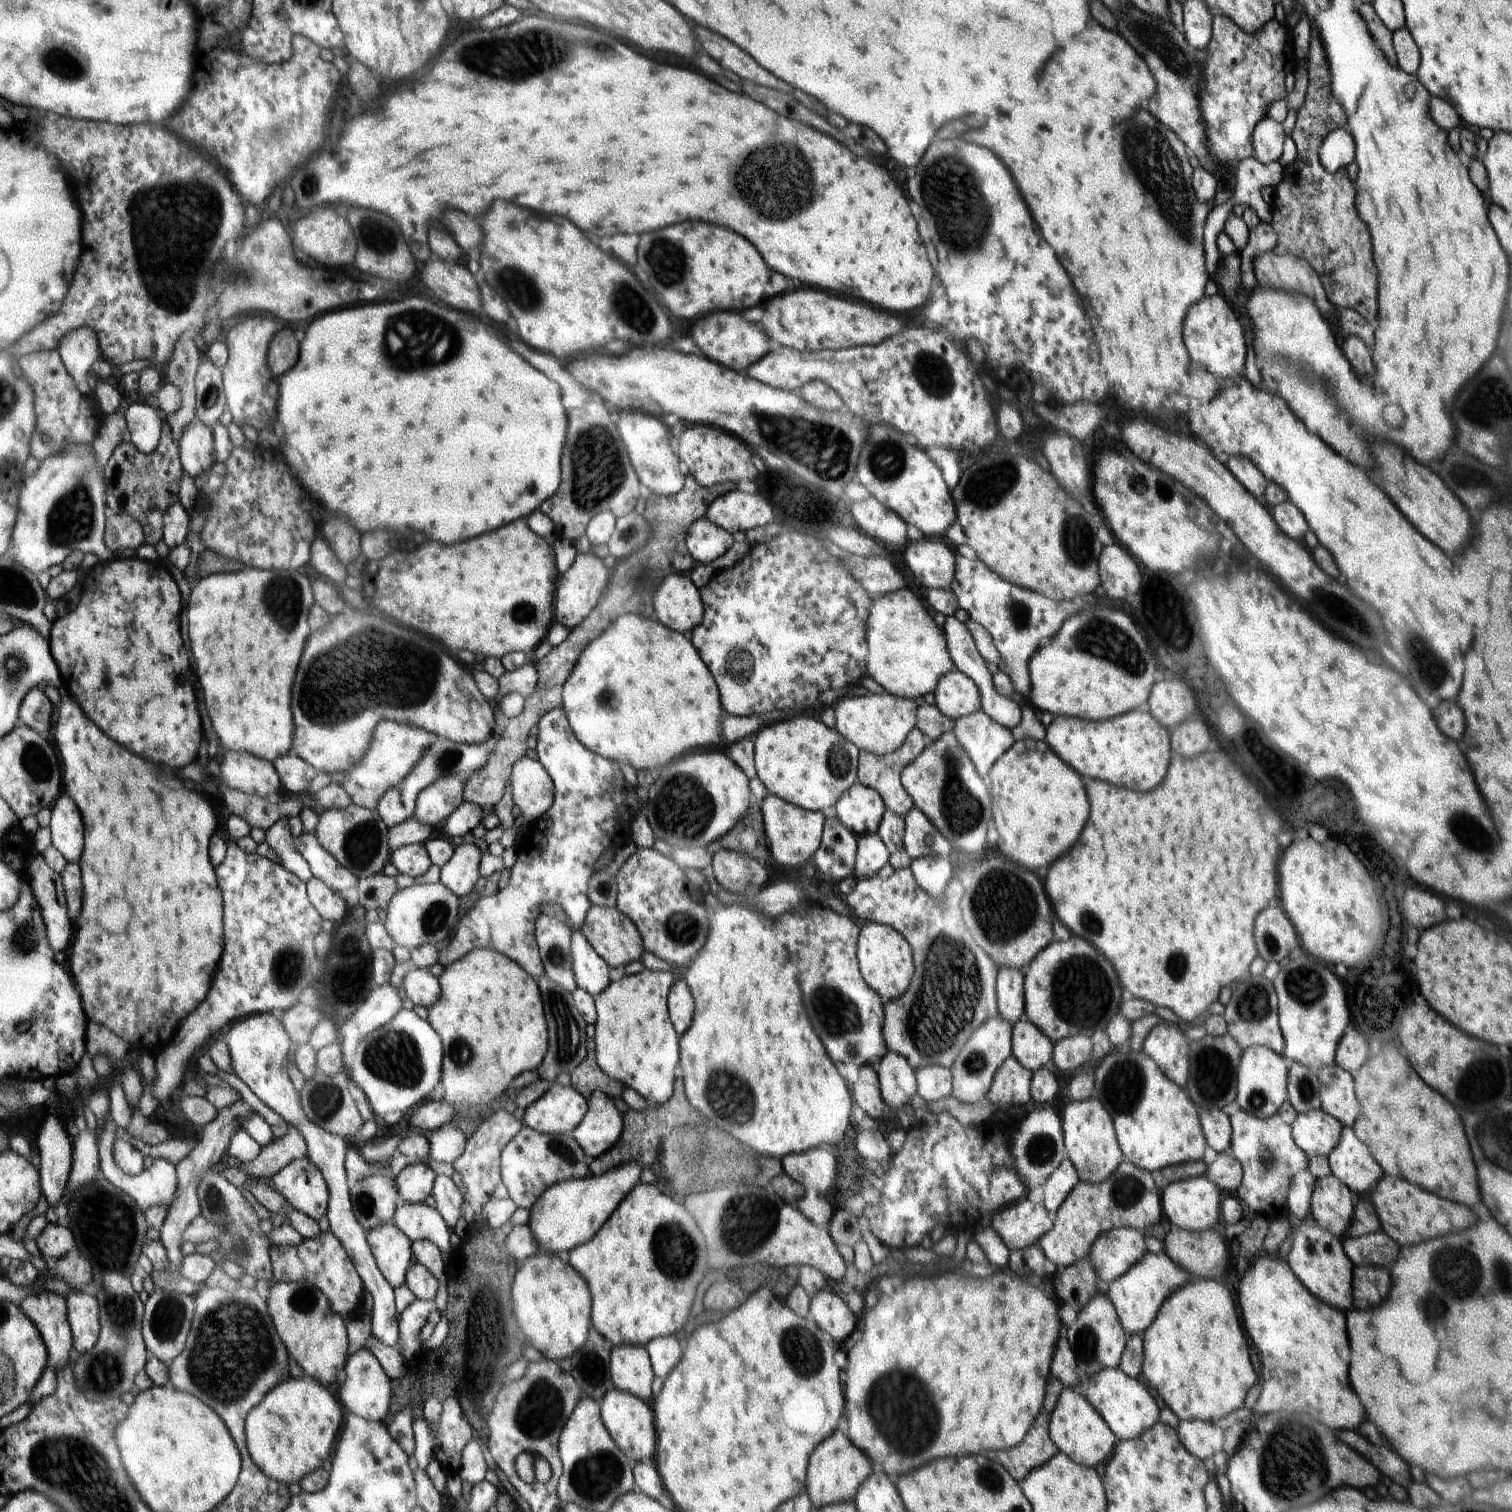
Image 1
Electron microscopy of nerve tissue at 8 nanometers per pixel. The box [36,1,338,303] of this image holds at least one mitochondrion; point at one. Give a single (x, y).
(74, 68)

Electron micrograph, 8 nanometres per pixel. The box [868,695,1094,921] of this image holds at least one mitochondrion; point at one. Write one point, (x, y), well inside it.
(961, 810)

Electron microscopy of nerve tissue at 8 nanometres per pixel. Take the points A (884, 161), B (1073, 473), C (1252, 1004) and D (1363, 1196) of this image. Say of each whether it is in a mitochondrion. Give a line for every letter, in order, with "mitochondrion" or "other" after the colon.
A: other
B: other
C: mitochondrion
D: other

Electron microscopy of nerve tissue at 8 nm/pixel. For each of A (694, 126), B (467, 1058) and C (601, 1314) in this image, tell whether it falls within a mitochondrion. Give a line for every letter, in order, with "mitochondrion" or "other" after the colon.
A: other
B: mitochondrion
C: other

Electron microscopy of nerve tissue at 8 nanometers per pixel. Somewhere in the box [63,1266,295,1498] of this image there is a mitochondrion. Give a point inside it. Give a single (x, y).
(234, 1345)

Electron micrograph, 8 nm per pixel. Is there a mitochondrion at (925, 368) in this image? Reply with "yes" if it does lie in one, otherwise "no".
yes

